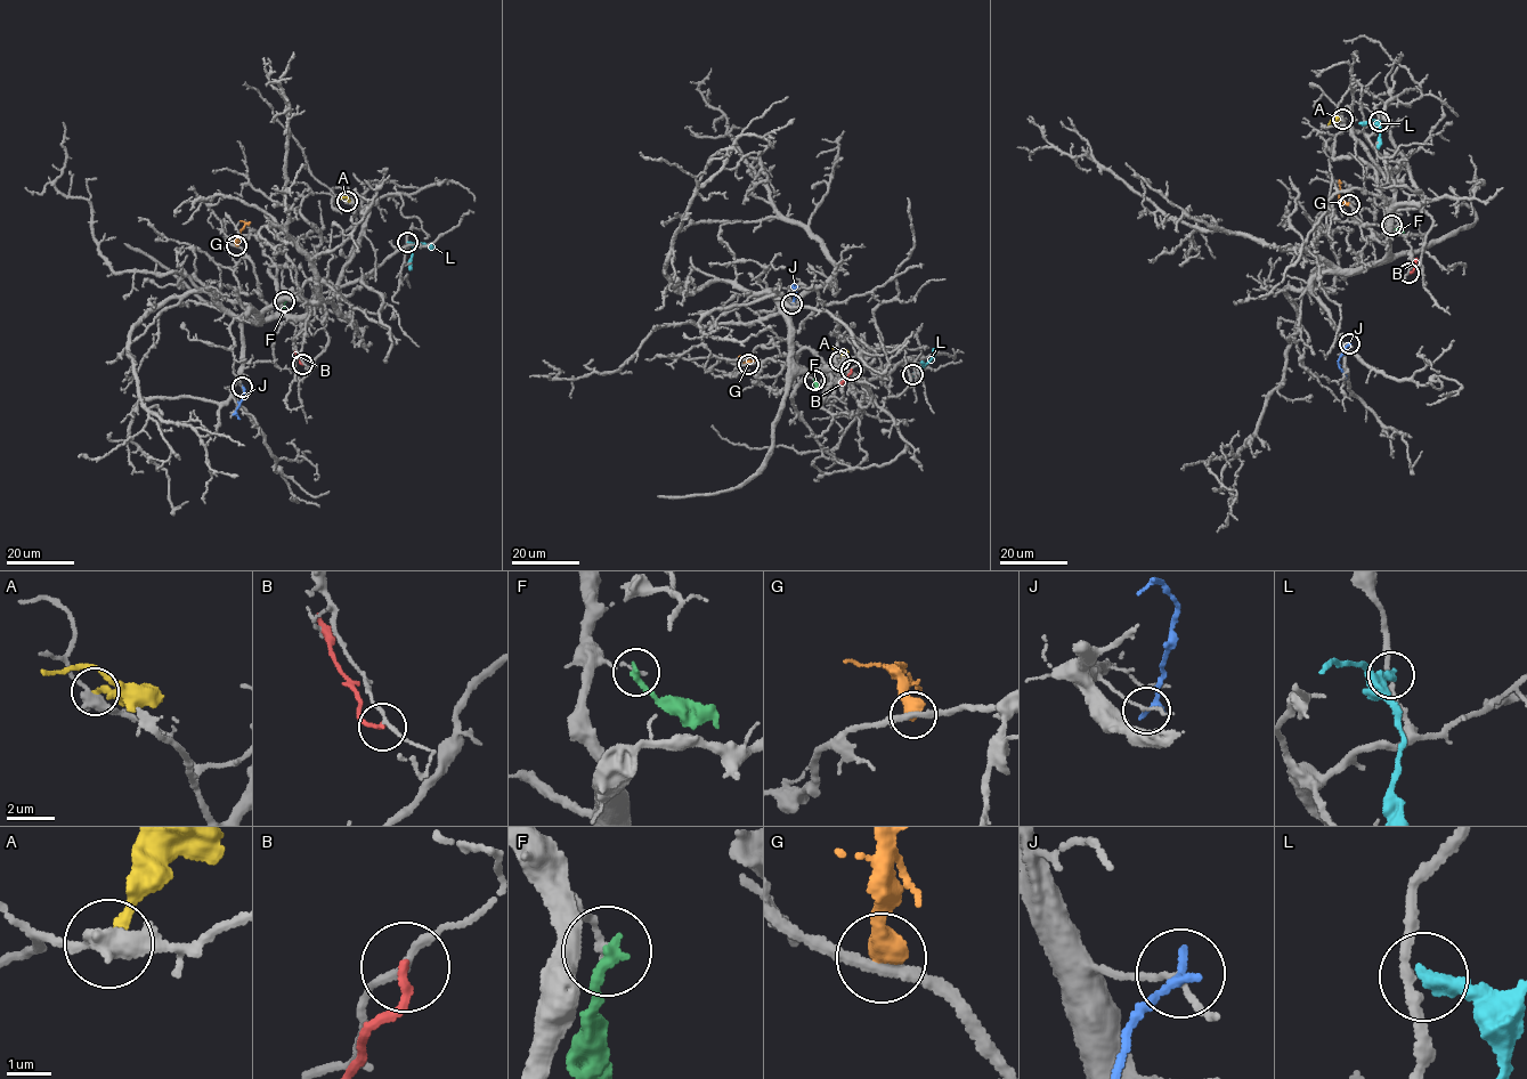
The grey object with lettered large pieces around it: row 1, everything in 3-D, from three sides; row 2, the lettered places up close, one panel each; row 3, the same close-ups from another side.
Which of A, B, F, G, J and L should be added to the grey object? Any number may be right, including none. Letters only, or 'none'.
none

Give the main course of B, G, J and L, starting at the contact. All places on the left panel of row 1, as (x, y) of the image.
B: (303, 364), (293, 348)
G: (236, 245), (244, 222), (240, 221)
J: (242, 386), (245, 397), (236, 412), (240, 419)
L: (407, 242), (432, 246)

